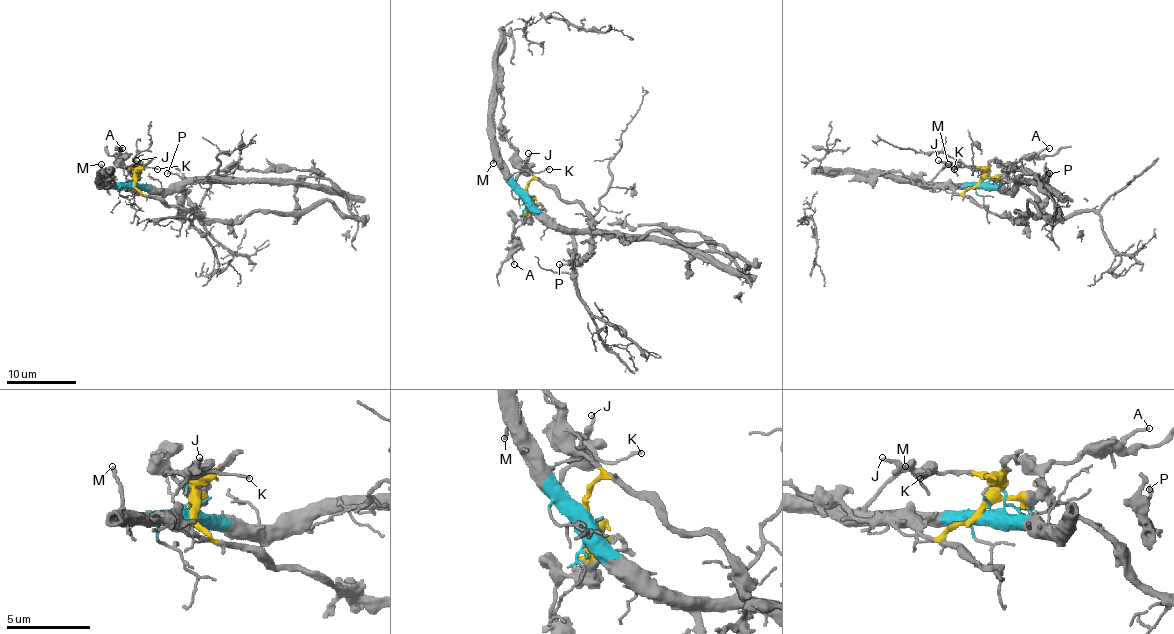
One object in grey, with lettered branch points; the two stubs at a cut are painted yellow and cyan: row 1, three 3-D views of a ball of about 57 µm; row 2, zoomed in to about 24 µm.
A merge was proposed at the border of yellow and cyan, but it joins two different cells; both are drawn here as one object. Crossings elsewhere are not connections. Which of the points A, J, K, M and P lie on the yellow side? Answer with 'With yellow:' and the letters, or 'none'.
With yellow: A, J, K, P

